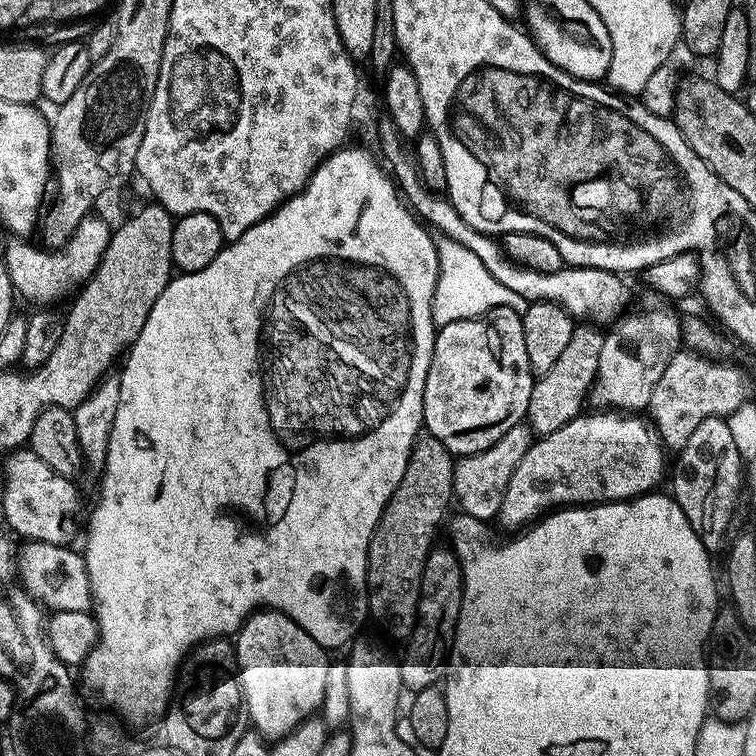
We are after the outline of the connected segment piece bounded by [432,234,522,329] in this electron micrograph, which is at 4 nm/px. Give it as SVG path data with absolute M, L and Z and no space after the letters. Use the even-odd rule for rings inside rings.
M449 236L435 237L436 253L440 263L440 274L432 299L432 321L437 329L446 327L450 322L472 320L475 316L484 316L492 308L509 307L519 309L522 304L521 296L514 290L506 290L486 266L478 259L474 250L468 250L462 242L451 240Z

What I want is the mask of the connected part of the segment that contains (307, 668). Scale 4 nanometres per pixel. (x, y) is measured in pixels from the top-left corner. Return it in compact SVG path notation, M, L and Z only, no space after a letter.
M257 610L253 612L252 615L248 617L248 621L240 627L239 632L235 633L234 647L238 662L242 666L239 669L240 688L244 691L246 715L250 721L251 727L258 730L261 736L265 738L279 738L285 736L289 730L296 728L307 716L313 715L313 713L323 705L328 682L328 665L330 663L330 657L328 657L329 653L299 624L299 622L297 622L297 620L292 619L291 616L287 616L287 614L279 610Z

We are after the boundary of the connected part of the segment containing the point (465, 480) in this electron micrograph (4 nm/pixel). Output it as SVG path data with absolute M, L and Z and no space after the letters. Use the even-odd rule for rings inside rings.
M521 422L511 427L502 438L498 438L498 442L494 442L494 446L490 446L478 454L459 457L455 461L456 469L454 470L452 491L458 504L460 500L459 511L463 515L473 516L481 522L495 521L499 517L502 498L506 494L506 486L510 482L510 474L514 474L514 466L518 466L518 462L522 462L522 454L526 454L533 439L534 433L531 427Z

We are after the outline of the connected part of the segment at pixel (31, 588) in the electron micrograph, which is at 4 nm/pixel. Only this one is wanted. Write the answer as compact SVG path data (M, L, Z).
M31 540L21 543L18 548L20 580L29 593L52 612L62 610L89 611L93 607L92 587L83 555L75 547L54 542Z

